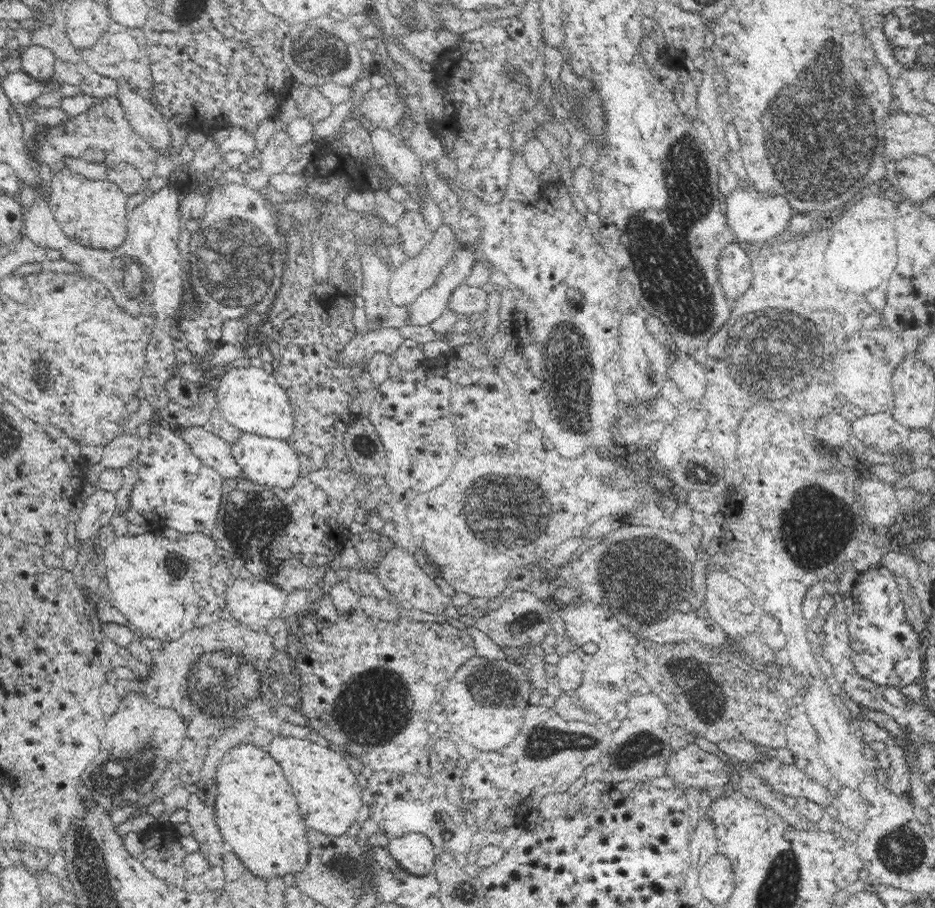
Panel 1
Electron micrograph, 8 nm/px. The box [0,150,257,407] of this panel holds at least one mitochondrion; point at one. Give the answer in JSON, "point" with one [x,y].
{"point":[40,379]}

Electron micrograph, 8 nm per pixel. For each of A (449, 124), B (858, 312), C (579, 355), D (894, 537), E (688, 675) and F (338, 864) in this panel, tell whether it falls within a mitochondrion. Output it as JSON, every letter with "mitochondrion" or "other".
{"A":"other","B":"other","C":"mitochondrion","D":"other","E":"mitochondrion","F":"mitochondrion"}

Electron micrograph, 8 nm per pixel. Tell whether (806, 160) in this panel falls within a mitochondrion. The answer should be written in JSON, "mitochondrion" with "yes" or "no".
{"mitochondrion":"yes"}

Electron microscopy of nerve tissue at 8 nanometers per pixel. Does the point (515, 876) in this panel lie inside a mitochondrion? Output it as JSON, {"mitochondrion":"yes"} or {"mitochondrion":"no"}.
{"mitochondrion":"no"}

